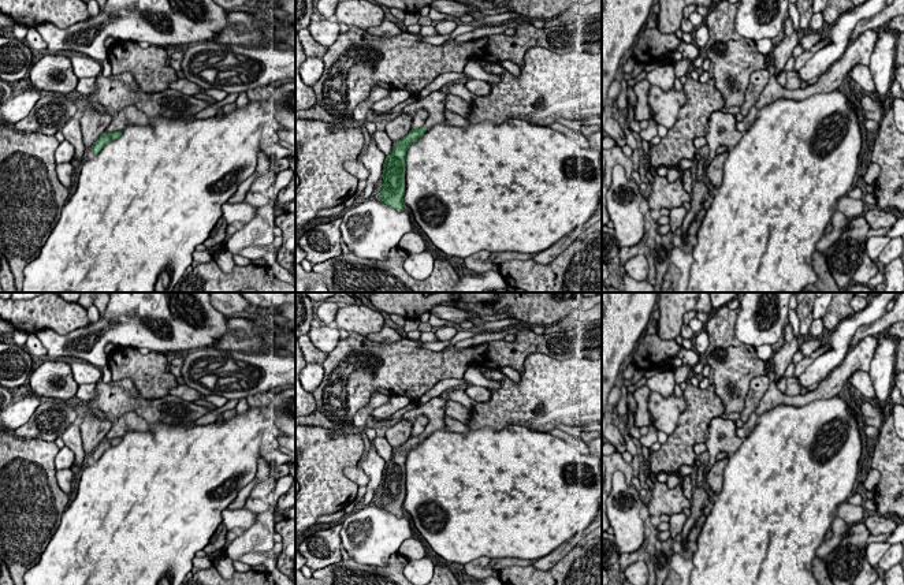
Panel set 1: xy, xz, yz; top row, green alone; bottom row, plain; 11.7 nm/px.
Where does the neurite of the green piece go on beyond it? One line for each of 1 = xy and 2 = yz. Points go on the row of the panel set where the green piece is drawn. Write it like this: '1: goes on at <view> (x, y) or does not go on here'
1: does not go on here
2: does not go on here

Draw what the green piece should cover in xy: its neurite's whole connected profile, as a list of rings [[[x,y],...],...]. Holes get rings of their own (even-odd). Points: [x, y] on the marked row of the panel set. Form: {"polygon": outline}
{"polygon": [[[115,131],[115,133],[103,133],[101,135],[100,135],[100,138],[94,142],[94,145],[92,146],[92,153],[94,153],[94,154],[98,154],[100,152],[101,152],[101,149],[107,145],[107,144],[109,144],[109,142],[112,142],[112,141],[115,141],[115,139],[118,139],[119,137],[122,135],[122,131]]]}

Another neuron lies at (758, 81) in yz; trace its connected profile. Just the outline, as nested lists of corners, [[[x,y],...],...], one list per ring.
[[[762,68],[751,74],[749,83],[745,90],[744,103],[740,105],[740,112],[743,116],[747,116],[751,108],[756,104],[762,92],[769,83],[769,78],[770,78],[770,74],[767,68],[766,70]]]

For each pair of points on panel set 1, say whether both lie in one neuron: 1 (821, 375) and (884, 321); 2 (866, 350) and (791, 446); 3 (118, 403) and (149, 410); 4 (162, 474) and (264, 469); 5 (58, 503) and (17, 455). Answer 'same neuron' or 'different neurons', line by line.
1: different neurons
2: different neurons
3: same neuron
4: different neurons
5: same neuron

